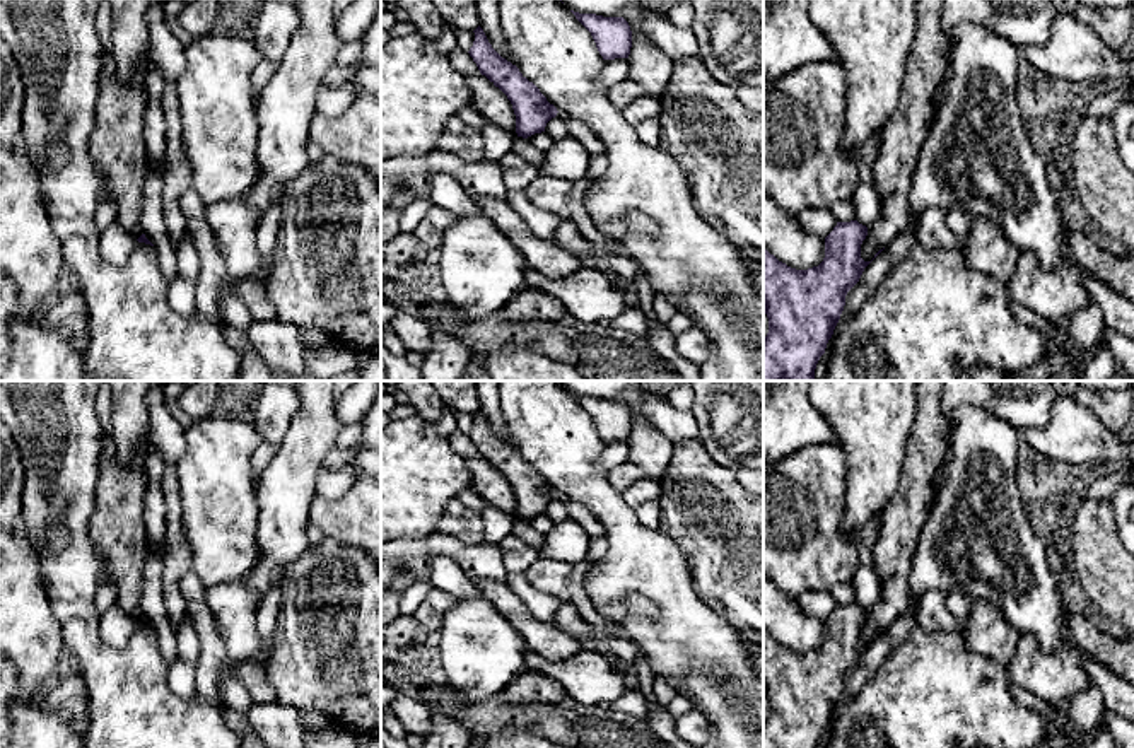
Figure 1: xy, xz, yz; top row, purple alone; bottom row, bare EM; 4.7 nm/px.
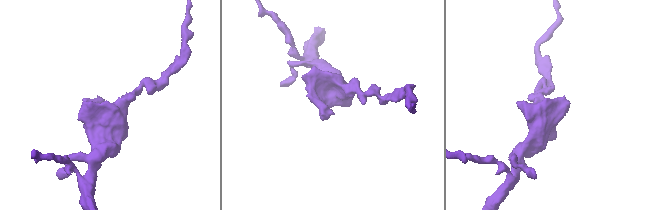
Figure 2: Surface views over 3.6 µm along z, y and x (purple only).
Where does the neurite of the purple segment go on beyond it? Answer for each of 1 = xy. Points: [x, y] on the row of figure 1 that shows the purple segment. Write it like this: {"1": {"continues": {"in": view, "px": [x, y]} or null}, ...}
{"1": {"continues": null}}

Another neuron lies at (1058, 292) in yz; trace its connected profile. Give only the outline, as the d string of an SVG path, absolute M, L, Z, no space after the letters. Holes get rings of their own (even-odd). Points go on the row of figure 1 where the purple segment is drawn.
M1033 253L1020 254L1006 287L1014 302L1049 321L1073 316L1090 302L1074 261L1047 270L1040 266Z

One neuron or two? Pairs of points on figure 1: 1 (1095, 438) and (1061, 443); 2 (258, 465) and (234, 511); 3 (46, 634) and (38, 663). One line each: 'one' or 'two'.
1: one
2: two
3: one

